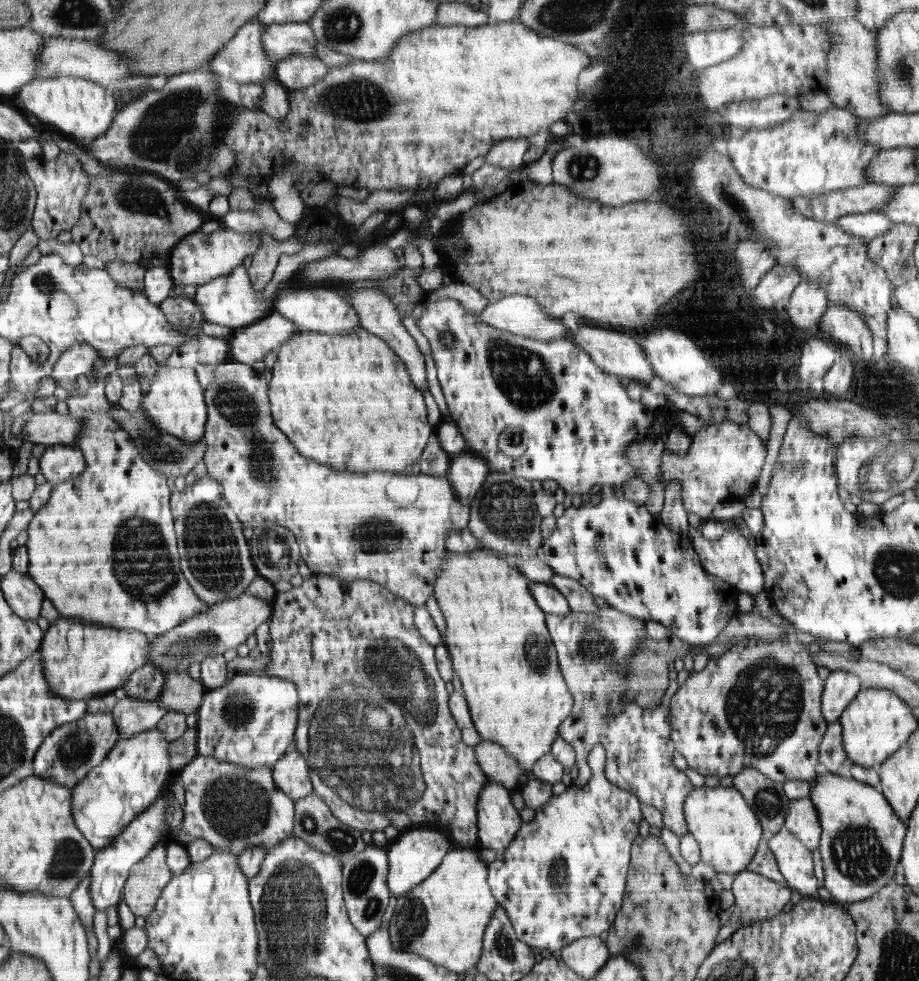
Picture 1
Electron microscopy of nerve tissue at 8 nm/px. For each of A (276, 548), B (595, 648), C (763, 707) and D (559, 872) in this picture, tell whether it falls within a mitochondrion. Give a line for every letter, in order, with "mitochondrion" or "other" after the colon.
A: mitochondrion
B: mitochondrion
C: mitochondrion
D: mitochondrion

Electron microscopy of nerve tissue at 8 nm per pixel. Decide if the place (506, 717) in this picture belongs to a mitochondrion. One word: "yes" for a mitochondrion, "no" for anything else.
no

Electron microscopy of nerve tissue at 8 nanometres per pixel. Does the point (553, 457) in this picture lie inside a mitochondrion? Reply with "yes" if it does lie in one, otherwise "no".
no

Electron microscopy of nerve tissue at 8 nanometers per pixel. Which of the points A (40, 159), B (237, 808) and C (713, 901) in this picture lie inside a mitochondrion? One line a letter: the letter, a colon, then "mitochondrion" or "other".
A: other
B: mitochondrion
C: other

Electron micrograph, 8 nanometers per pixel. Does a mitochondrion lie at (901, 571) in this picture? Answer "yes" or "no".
yes

